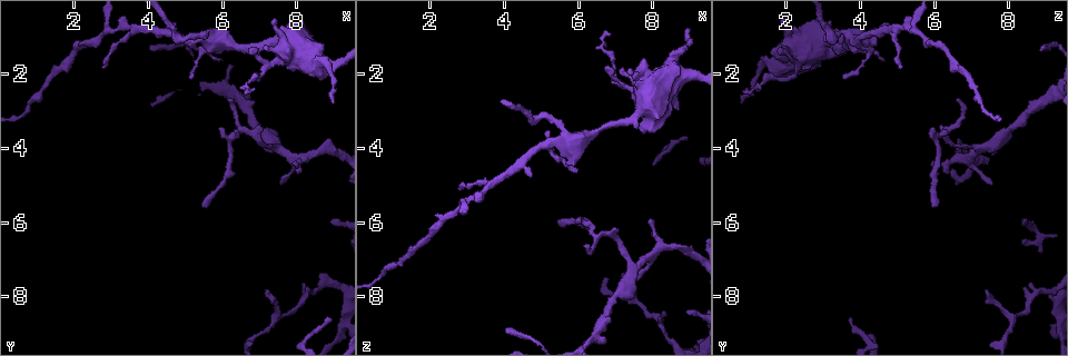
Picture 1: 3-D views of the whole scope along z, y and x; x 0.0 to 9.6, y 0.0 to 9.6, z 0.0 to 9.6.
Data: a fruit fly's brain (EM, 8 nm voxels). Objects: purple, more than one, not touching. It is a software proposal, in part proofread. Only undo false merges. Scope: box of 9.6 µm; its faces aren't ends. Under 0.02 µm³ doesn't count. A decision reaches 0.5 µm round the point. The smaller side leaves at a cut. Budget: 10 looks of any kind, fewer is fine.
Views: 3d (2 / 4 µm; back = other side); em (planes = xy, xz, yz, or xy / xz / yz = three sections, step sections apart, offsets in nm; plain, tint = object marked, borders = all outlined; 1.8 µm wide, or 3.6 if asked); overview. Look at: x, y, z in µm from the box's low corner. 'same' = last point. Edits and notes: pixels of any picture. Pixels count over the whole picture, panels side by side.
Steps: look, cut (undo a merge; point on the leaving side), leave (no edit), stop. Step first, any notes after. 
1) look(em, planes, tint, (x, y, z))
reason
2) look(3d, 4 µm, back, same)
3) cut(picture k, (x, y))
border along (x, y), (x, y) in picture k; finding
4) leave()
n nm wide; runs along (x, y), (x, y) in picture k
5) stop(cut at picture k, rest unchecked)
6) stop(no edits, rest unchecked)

look(3d, 4 µm, (2.95, 0.85, 5.50))
a fork

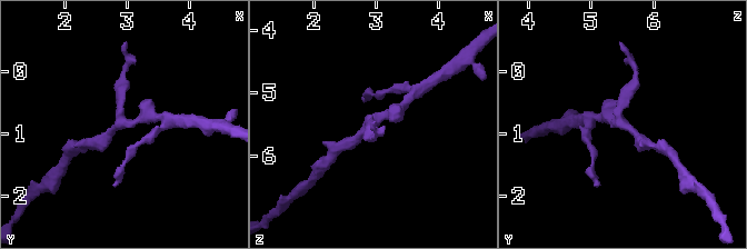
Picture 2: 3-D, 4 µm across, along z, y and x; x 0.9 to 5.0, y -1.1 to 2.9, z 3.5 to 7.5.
look(em, yz, step 16, tint, (2.95, 0.85, 5.45))
3 arms; arms of 170, 200, 220 nm; shape alone is not enough

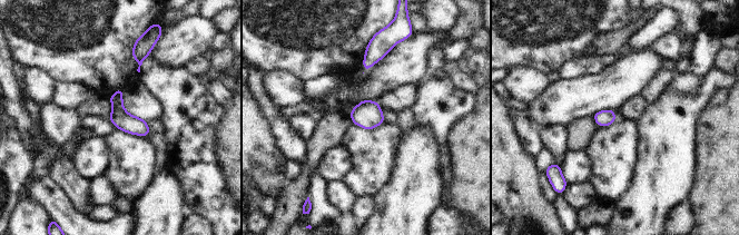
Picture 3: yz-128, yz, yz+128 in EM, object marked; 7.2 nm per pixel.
look(em, planes, borders, same)
another direction

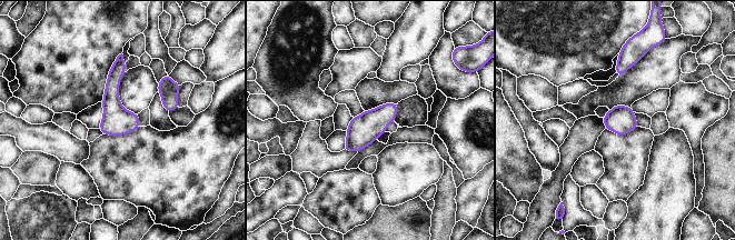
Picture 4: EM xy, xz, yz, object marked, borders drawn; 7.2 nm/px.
leave()
200 nm wide; one neuron here

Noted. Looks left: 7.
look(em, 3.6 µm, planes, tint, (5.60, 0.85, 3.70))
three arms meet

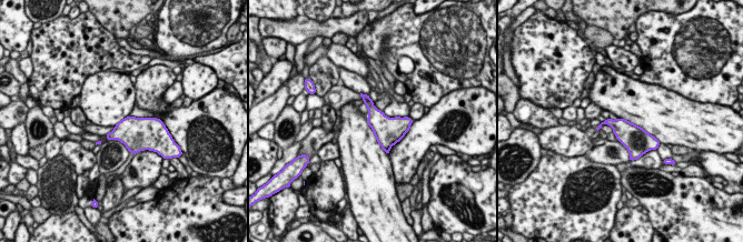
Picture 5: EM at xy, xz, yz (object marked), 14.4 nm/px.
leave()
one neuron here

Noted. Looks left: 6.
look(3d, 4 µm, back, (8.35, 1.45, 2.25))
calibre changes

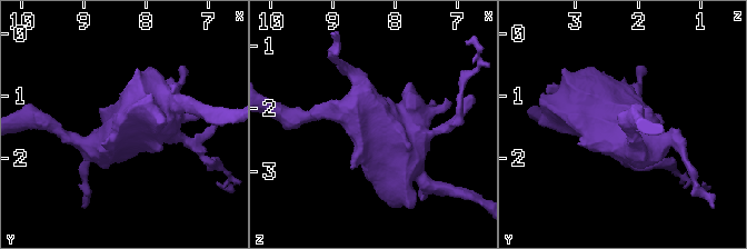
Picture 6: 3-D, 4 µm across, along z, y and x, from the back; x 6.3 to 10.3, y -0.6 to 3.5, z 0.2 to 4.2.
look(em, 3.6 µm, planes, tint, same)
shape alone is not enough

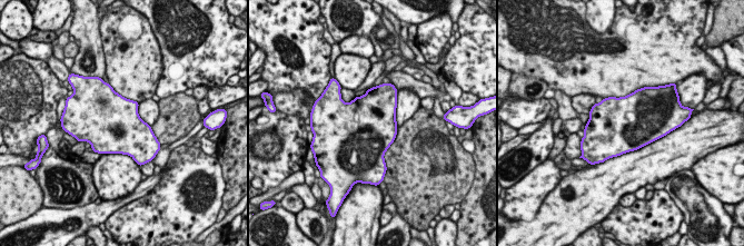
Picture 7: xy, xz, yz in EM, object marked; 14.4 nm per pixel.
leave()
800 nm wide; one neuron here

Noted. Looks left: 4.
look(3d, 2 µm, (7.40, 3.95, 7.25))
three arms meet

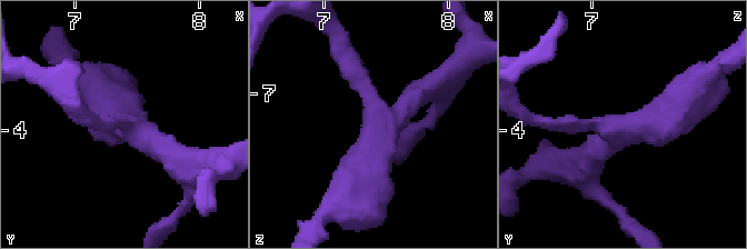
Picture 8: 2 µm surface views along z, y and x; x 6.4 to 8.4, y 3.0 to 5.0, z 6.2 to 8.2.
look(em, xz, step 16, tint, (7.42, 3.96, 7.34))

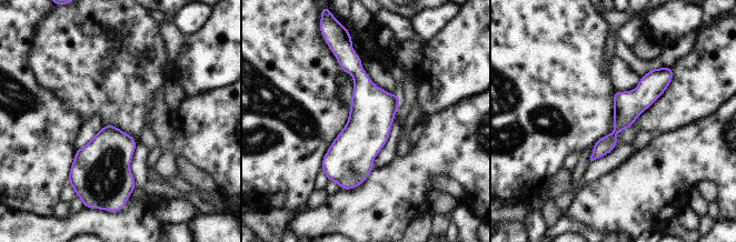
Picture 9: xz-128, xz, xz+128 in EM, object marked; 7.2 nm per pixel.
look(em, xy, step 4, tint, same)

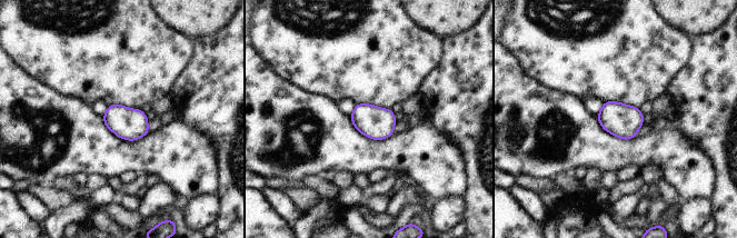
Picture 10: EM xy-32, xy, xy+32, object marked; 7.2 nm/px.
leave()
220 nm wide; one neuron here

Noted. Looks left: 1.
stop(no edits, rest unchecked)

